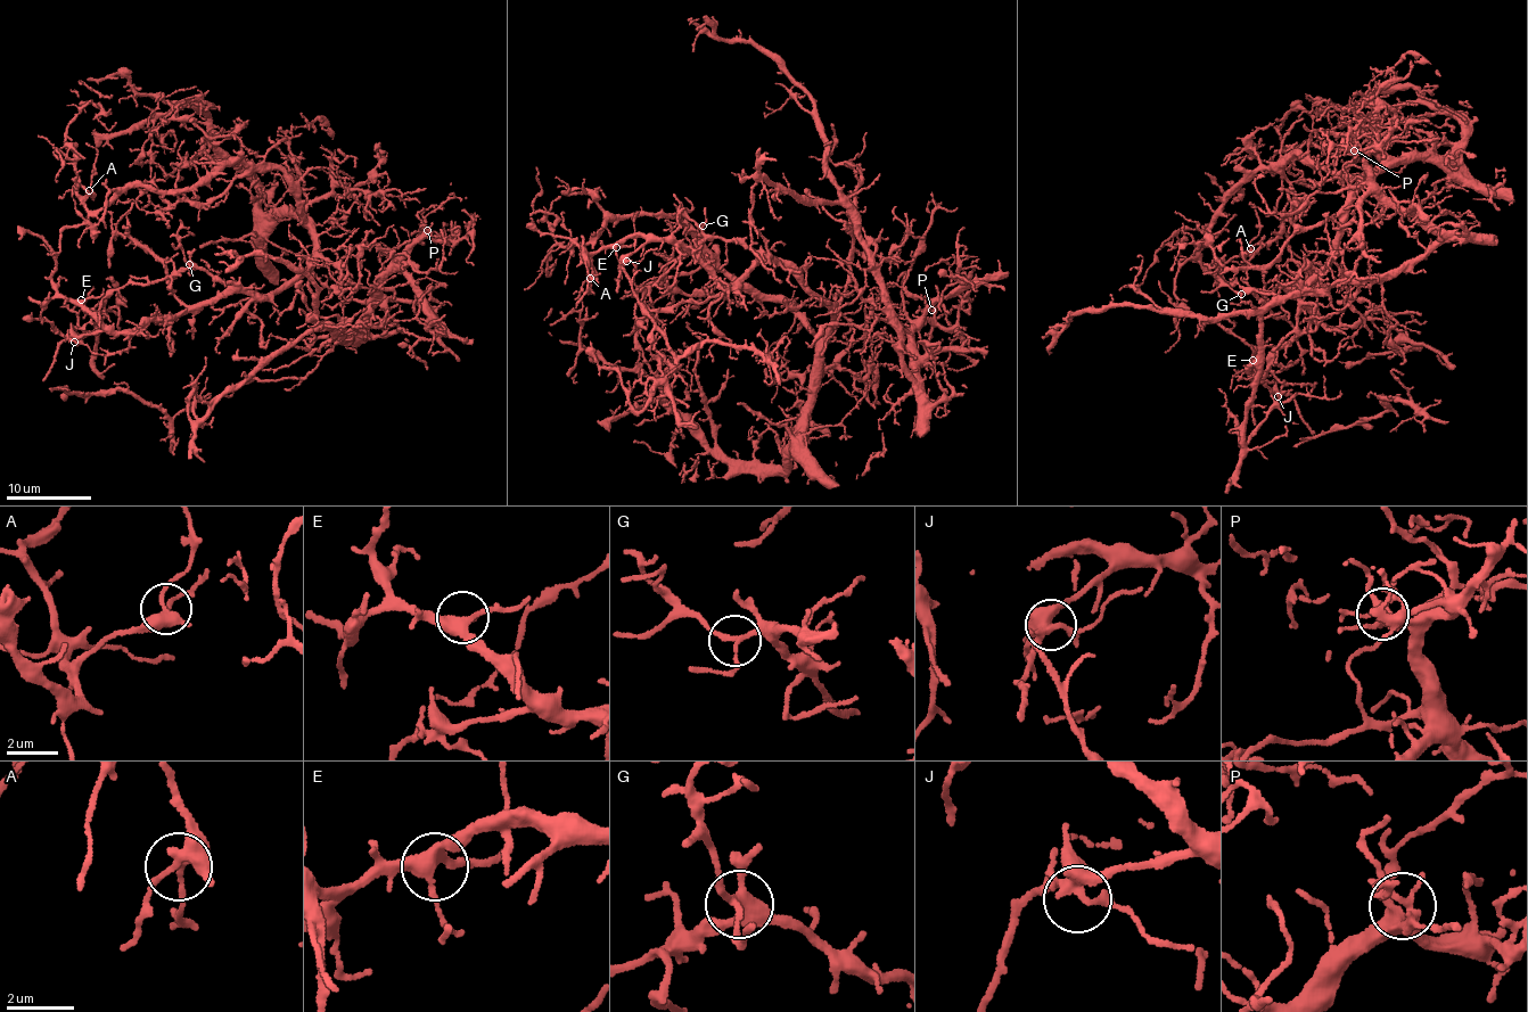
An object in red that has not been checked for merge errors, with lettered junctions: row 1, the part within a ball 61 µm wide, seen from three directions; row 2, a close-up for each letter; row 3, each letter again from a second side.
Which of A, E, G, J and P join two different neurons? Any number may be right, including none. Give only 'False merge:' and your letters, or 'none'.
False merge: none

